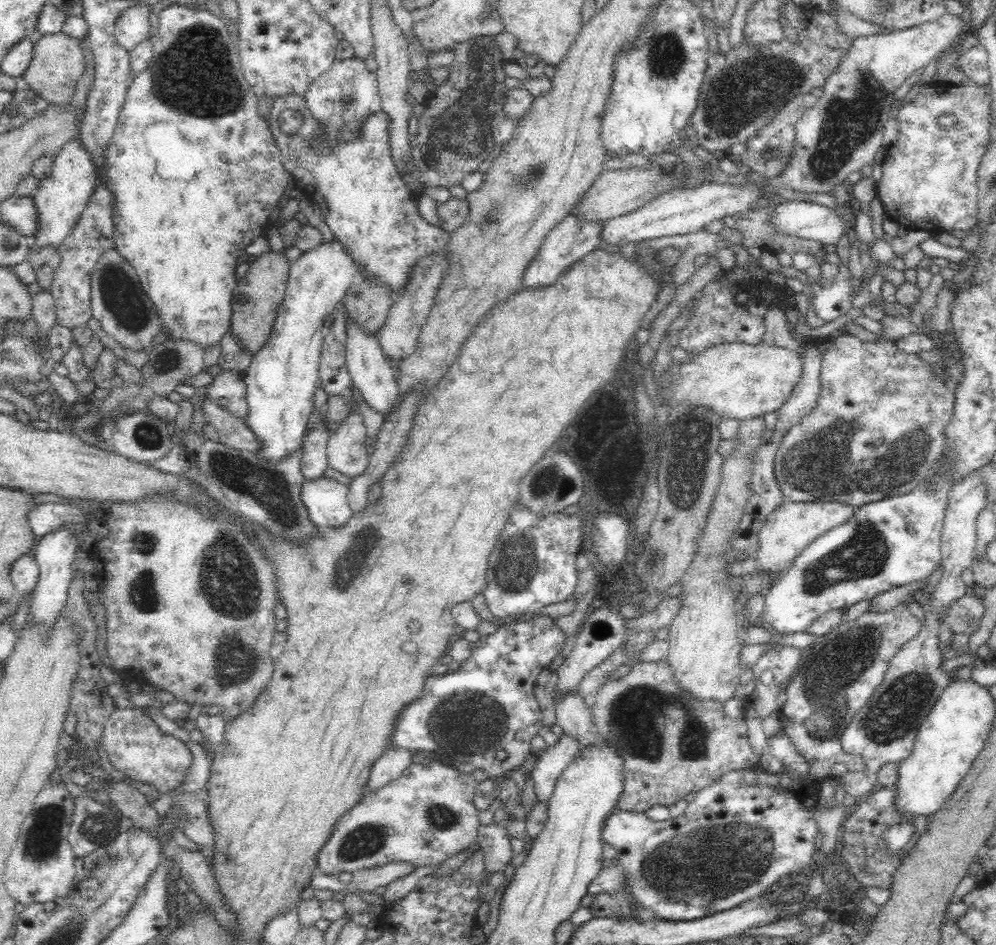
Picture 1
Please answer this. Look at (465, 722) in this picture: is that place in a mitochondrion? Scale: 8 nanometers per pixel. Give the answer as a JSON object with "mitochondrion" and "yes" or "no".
{"mitochondrion":"yes"}

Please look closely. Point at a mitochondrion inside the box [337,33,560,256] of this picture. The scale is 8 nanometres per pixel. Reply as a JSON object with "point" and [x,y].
{"point":[457,135]}

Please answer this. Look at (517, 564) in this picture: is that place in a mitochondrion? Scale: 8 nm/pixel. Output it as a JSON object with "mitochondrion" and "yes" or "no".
{"mitochondrion":"yes"}

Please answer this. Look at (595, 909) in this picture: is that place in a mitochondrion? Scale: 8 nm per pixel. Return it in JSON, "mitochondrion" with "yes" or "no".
{"mitochondrion":"no"}

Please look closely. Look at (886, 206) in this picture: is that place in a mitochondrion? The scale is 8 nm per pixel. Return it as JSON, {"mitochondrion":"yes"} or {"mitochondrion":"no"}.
{"mitochondrion":"no"}

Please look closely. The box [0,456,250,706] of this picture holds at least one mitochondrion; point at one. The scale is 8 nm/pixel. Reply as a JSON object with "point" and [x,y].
{"point":[144,598]}

